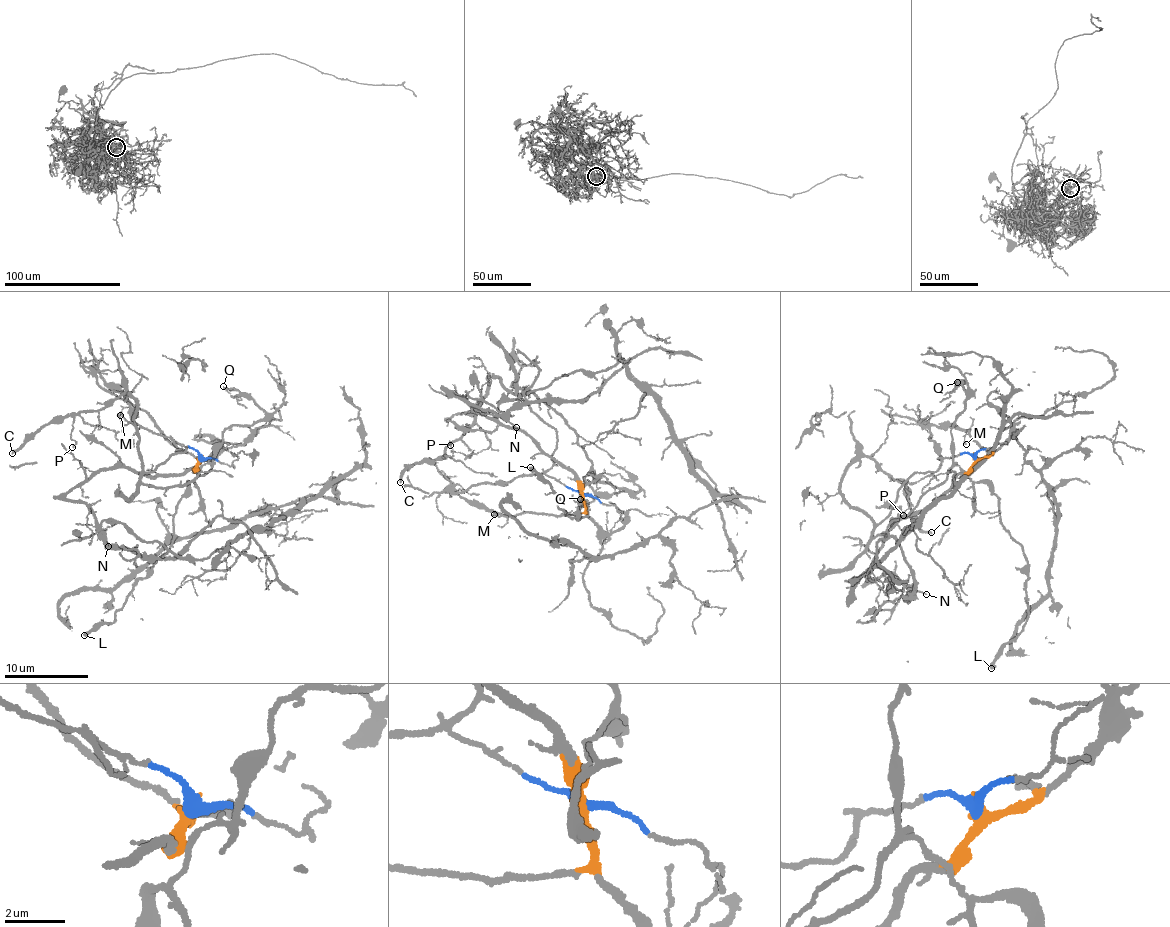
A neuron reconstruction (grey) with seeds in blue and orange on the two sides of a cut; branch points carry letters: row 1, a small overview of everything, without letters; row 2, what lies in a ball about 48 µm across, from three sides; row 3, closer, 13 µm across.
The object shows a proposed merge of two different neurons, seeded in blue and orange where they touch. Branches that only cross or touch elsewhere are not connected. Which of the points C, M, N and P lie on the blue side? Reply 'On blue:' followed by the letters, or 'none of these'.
On blue: C, P

